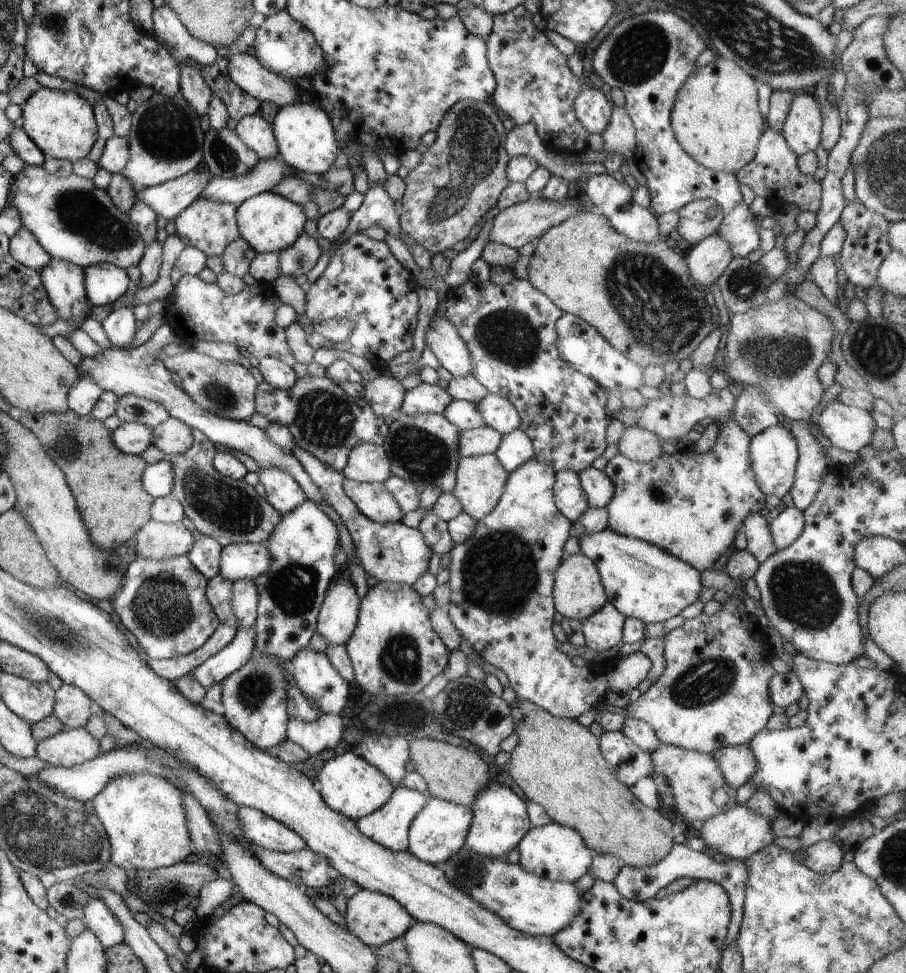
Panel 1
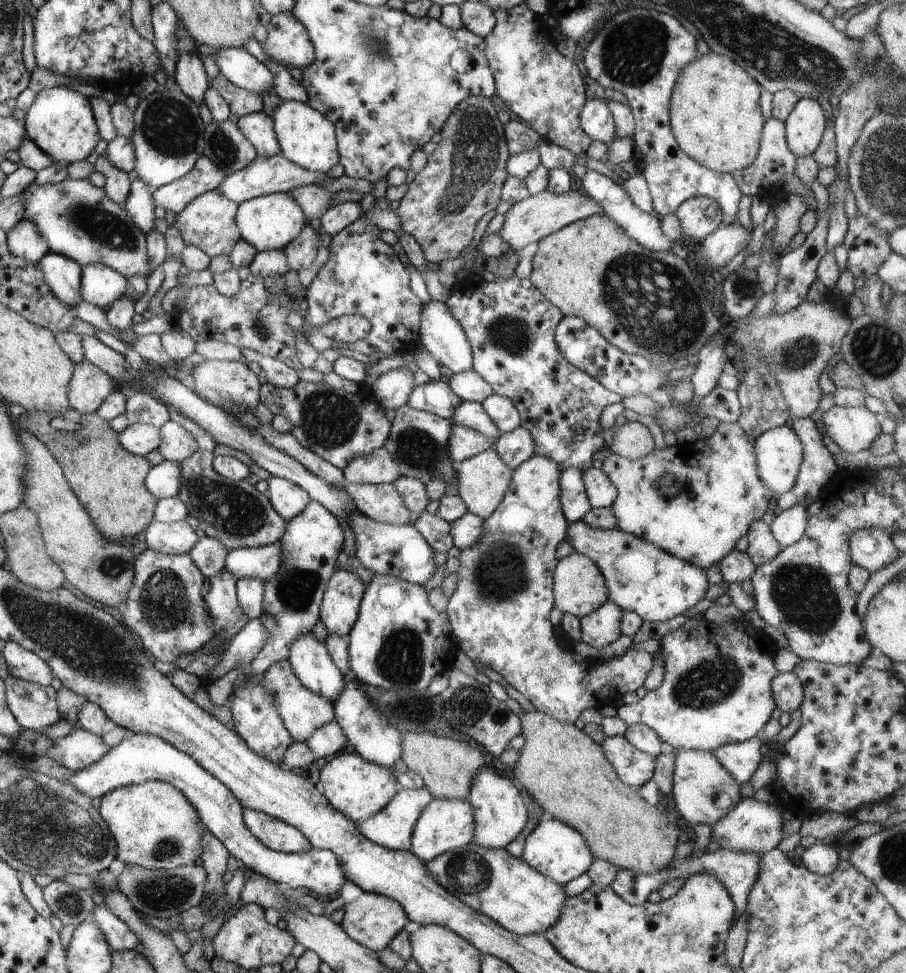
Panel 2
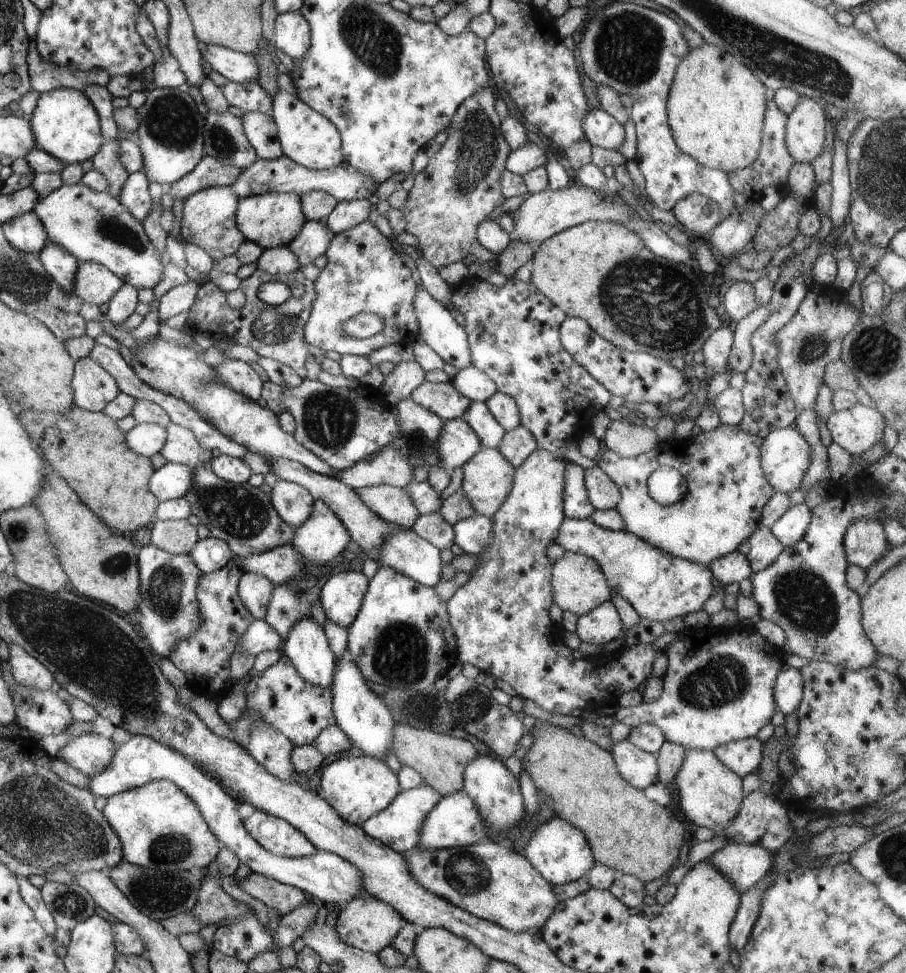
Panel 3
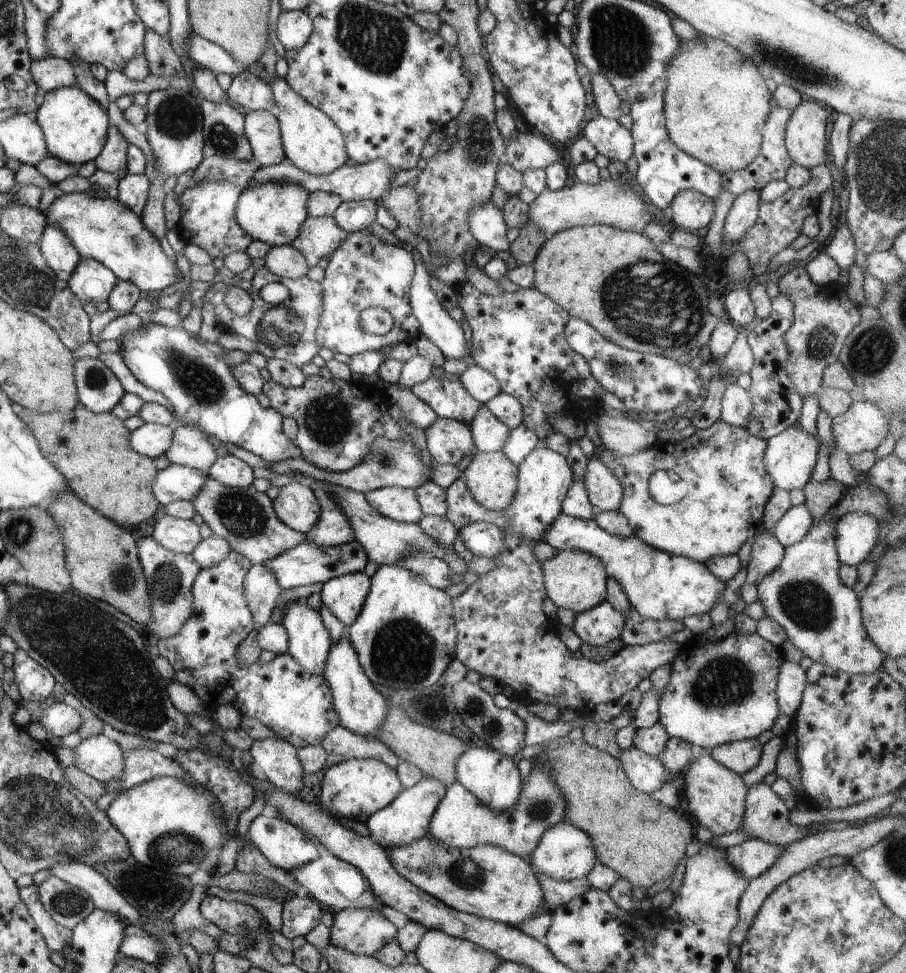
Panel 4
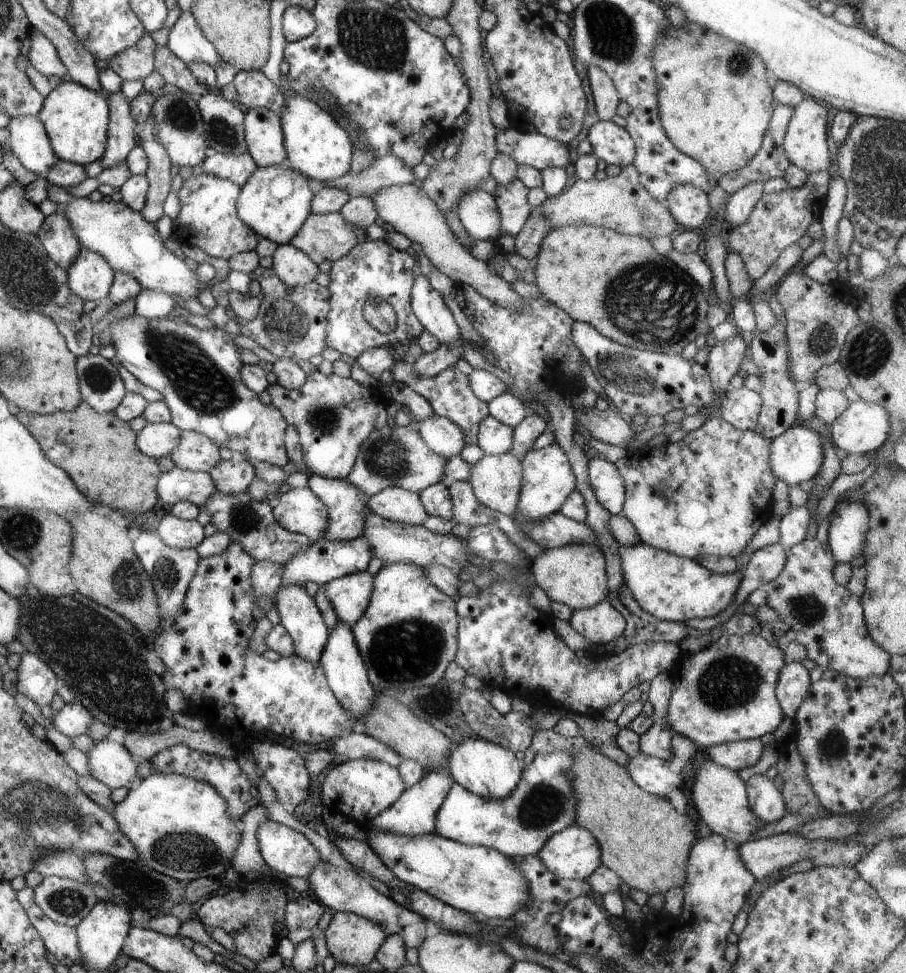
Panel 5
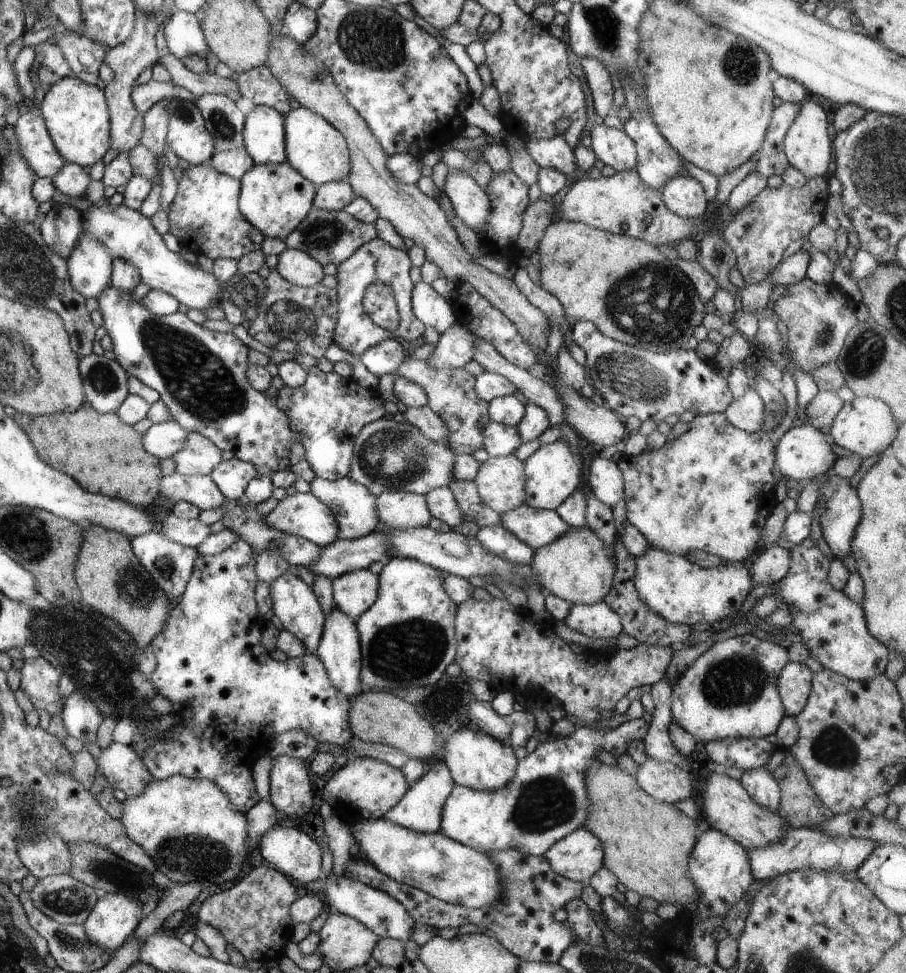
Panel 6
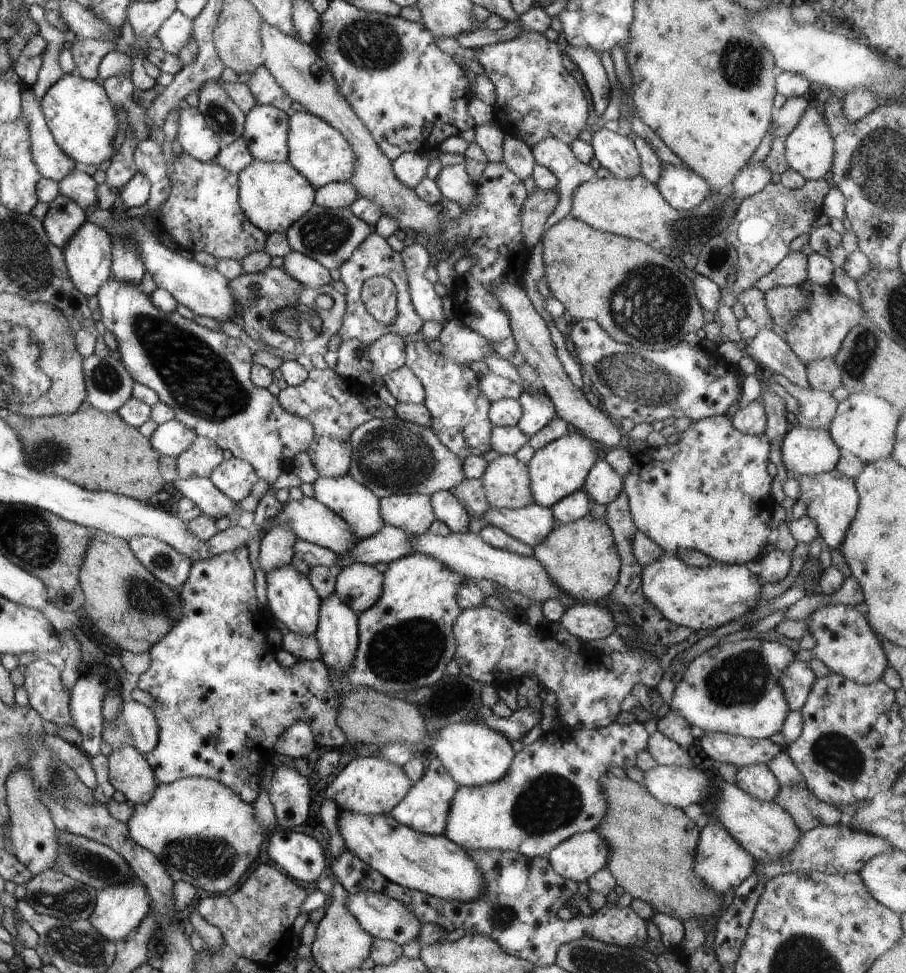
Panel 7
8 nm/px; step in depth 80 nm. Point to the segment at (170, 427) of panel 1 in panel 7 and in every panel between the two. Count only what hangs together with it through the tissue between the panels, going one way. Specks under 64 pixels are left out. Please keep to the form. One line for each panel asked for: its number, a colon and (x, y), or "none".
2: (178, 443)
3: (182, 446)
4: (189, 447)
5: (195, 452)
6: (200, 456)
7: (204, 456)

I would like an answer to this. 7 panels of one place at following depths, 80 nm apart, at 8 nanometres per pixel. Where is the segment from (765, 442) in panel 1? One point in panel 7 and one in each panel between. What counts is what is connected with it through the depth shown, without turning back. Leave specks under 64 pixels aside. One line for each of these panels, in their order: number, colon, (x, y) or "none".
2: (779, 453)
3: (785, 455)
4: (790, 457)
5: (796, 456)
6: (803, 453)
7: (804, 451)

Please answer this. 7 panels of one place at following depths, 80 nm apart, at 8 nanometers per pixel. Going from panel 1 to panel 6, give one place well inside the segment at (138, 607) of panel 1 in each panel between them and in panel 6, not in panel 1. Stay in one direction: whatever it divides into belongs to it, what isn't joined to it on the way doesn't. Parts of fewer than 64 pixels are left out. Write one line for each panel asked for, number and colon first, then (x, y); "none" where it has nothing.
2: (165, 607)
3: (168, 612)
4: (170, 576)
5: (172, 570)
6: (170, 565)

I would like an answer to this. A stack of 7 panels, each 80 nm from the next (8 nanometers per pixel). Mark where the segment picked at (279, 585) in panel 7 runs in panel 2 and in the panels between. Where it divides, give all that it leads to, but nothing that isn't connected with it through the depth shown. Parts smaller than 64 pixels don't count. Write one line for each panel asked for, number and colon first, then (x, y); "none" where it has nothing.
2: (310, 661)
3: (307, 647)
4: (309, 643)
5: (299, 615)
6: (294, 603)

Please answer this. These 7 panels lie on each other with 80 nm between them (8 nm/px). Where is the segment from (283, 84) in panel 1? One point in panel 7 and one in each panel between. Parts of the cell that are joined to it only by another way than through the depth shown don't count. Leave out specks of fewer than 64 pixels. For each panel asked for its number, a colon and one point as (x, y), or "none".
2: (241, 68)
3: (234, 66)
4: (204, 53)
5: (186, 41)
6: (184, 37)
7: (176, 32)

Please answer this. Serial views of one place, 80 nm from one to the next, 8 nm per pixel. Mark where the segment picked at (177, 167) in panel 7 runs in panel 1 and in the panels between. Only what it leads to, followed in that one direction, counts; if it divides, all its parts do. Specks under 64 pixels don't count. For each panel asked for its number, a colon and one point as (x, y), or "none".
1: (210, 226)
2: (208, 222)
3: (208, 218)
4: (208, 221)
5: (207, 219)
6: (205, 218)

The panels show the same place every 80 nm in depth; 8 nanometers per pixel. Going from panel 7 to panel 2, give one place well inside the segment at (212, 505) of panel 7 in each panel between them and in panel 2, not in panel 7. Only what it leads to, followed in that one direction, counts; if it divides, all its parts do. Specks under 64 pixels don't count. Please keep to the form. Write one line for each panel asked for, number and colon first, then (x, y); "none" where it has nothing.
2: (163, 481)
3: (172, 481)
4: (178, 482)
5: (176, 485)
6: (200, 491)

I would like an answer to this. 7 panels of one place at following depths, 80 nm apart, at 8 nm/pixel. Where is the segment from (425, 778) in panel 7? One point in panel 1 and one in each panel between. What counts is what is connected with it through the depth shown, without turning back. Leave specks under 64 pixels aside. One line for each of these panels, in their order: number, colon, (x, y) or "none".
1: (389, 826)
2: (391, 828)
3: (398, 826)
4: (405, 820)
5: (414, 813)
6: (420, 810)

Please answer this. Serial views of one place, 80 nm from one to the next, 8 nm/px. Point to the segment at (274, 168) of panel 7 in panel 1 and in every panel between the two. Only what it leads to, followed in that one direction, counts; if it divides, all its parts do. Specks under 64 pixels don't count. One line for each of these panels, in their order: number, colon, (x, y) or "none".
1: (270, 223)
2: (270, 222)
3: (271, 220)
4: (274, 212)
5: (274, 203)
6: (274, 198)

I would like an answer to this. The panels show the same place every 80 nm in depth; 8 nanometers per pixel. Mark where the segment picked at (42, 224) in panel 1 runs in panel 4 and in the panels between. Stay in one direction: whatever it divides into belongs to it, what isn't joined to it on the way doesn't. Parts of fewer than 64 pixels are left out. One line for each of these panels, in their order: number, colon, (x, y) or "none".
2: (78, 220)
3: (93, 226)
4: (105, 230)

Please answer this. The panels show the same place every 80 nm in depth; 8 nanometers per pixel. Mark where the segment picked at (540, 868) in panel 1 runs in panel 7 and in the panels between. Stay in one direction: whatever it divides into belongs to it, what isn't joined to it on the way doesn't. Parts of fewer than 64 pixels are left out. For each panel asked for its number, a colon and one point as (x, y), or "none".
2: (557, 851)
3: (559, 852)
4: (564, 852)
5: (573, 853)
6: (578, 856)
7: (579, 858)

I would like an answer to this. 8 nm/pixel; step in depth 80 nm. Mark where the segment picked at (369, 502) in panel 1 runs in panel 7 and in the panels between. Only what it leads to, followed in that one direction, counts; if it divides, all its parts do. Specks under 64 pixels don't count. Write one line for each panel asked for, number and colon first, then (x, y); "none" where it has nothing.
2: (380, 502)
3: (393, 505)
4: (401, 505)
5: (395, 504)
6: (398, 509)
7: (414, 513)

